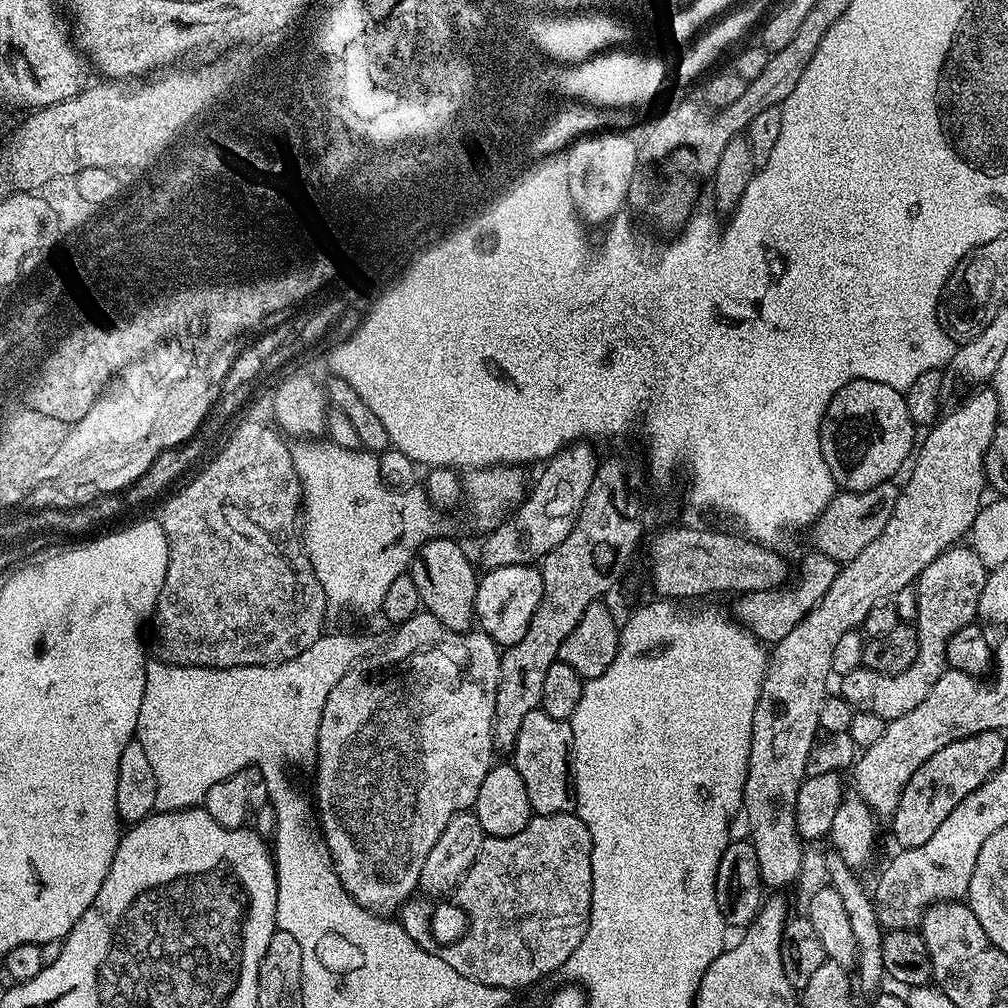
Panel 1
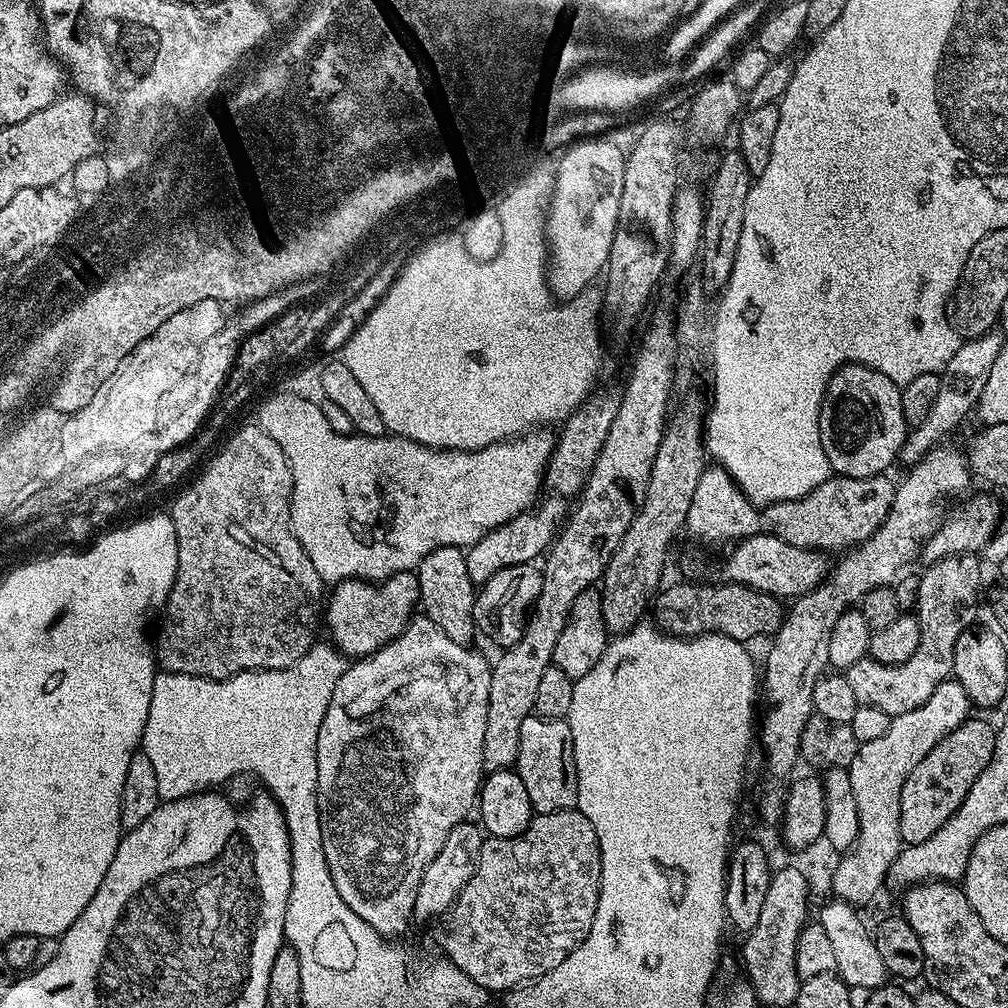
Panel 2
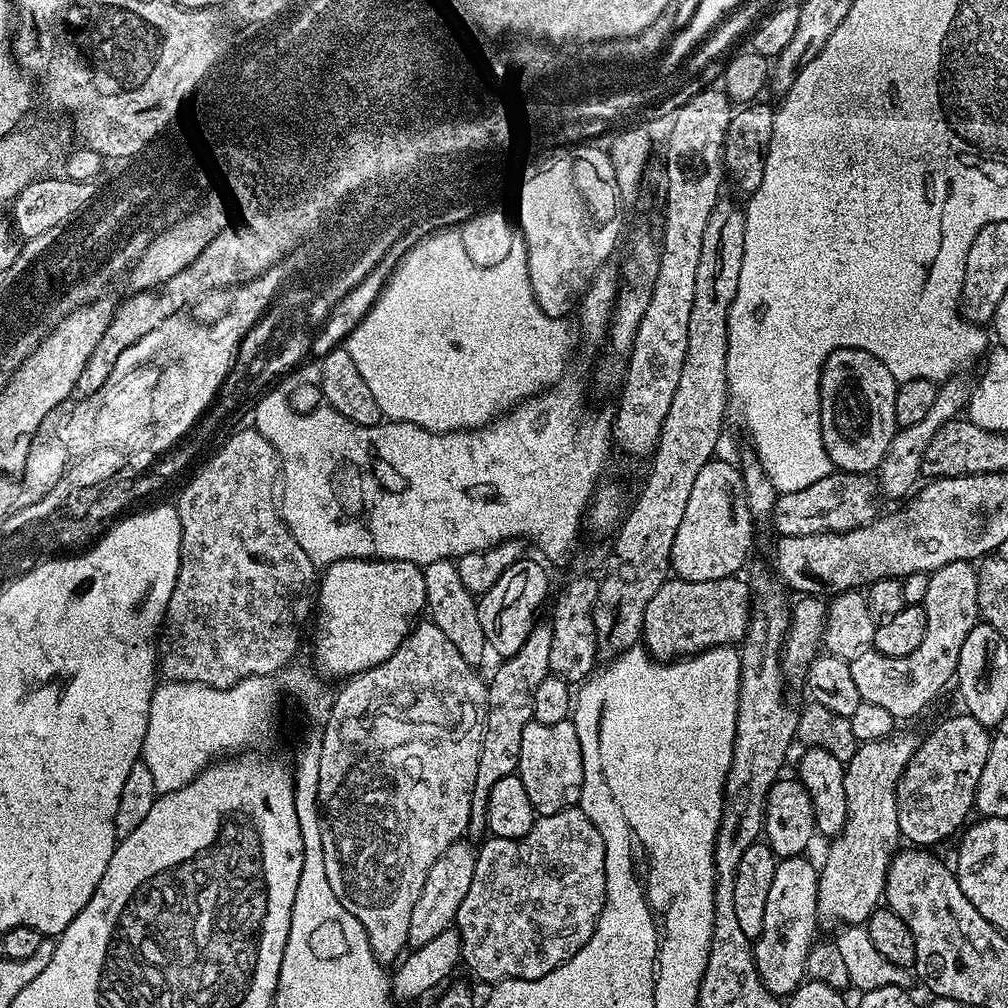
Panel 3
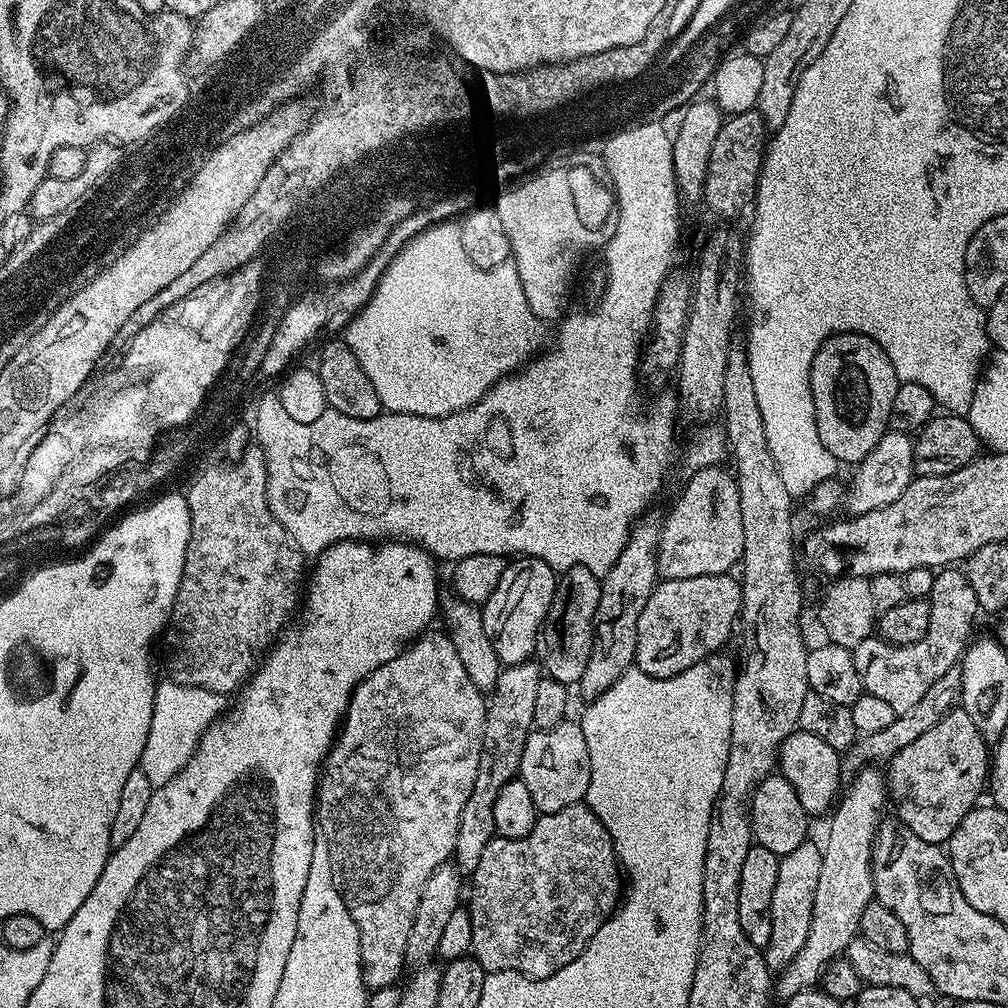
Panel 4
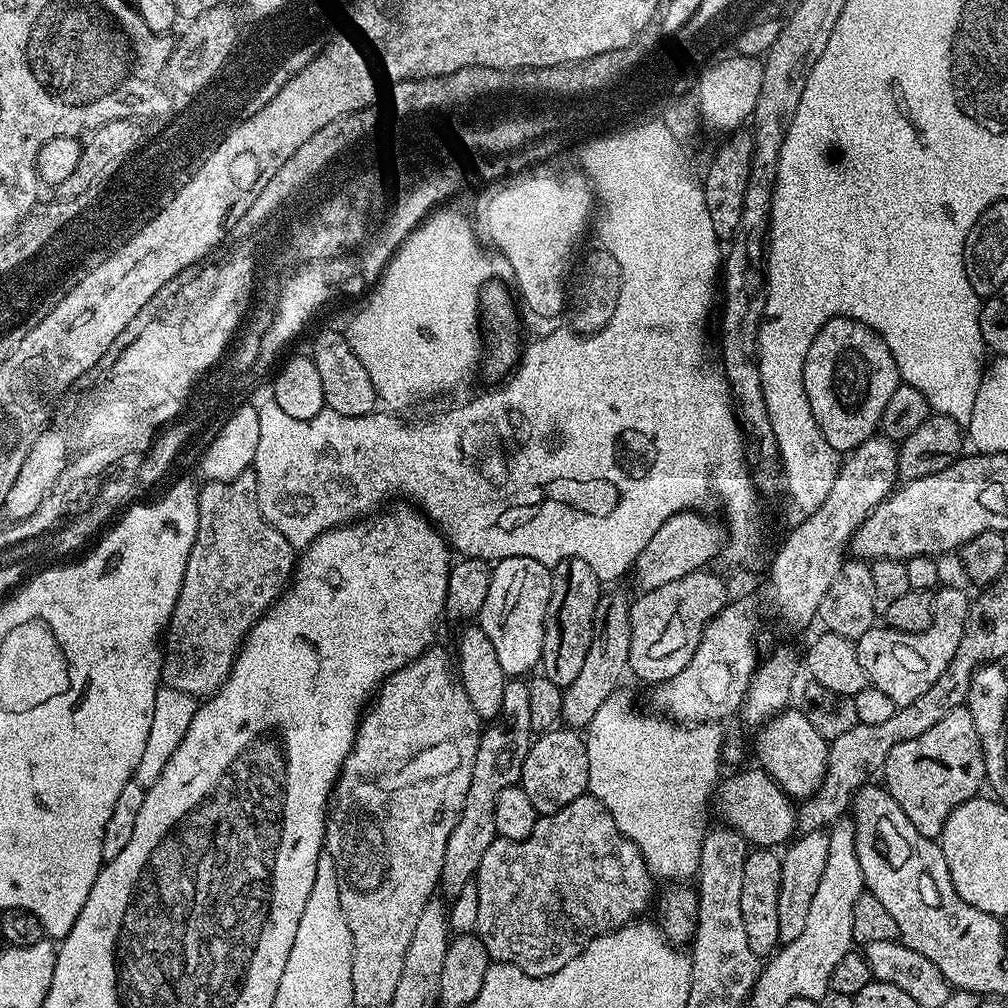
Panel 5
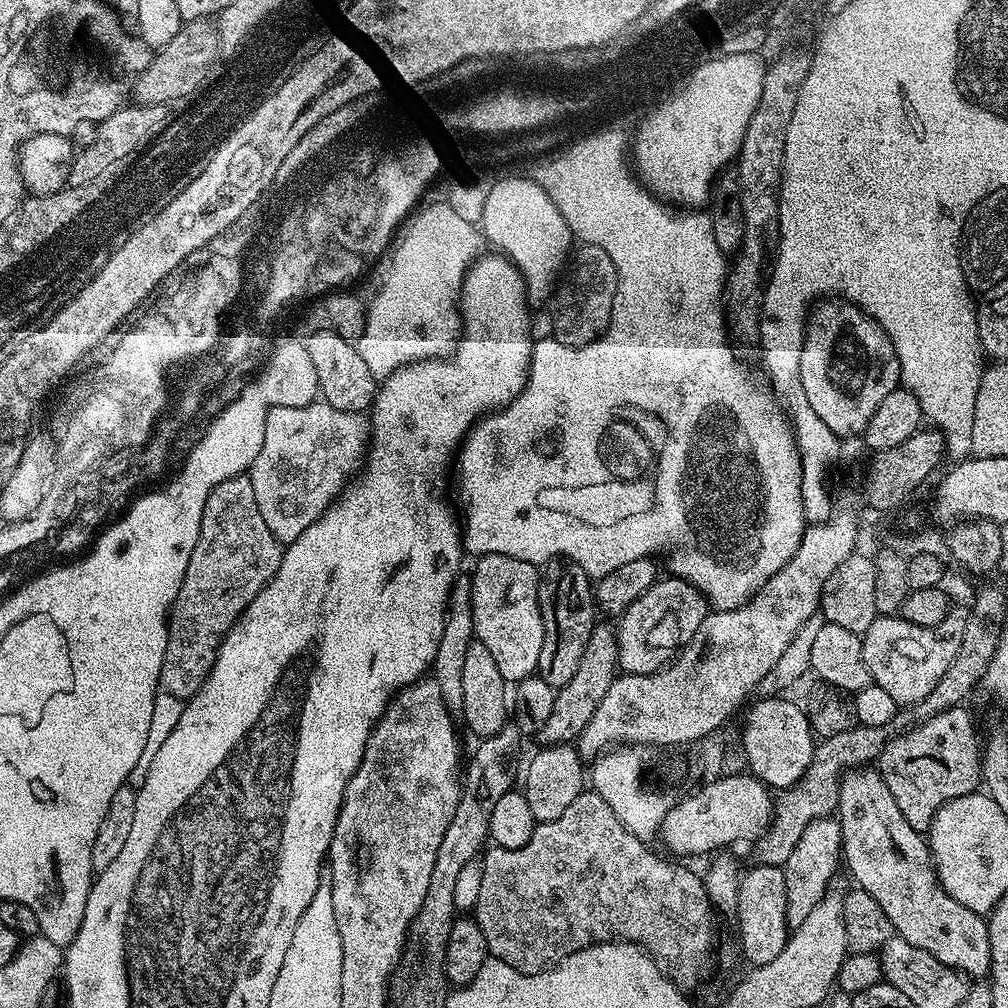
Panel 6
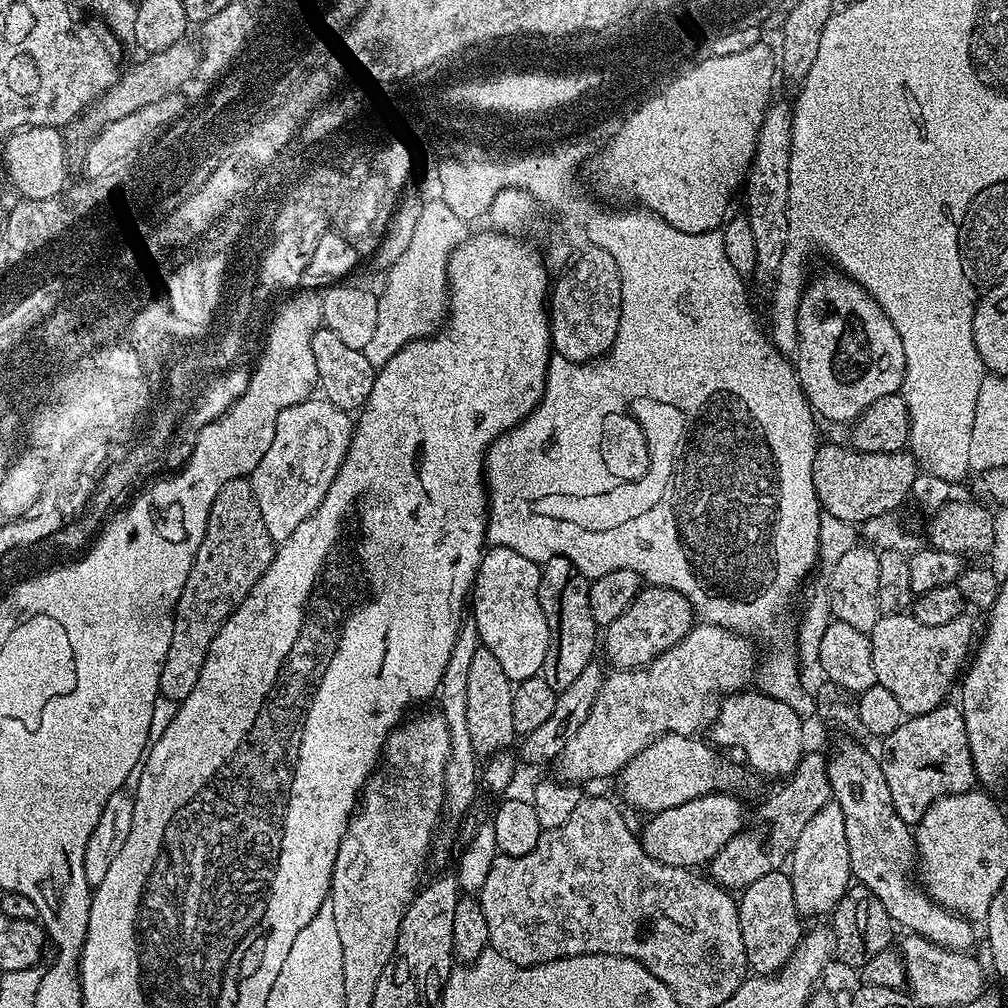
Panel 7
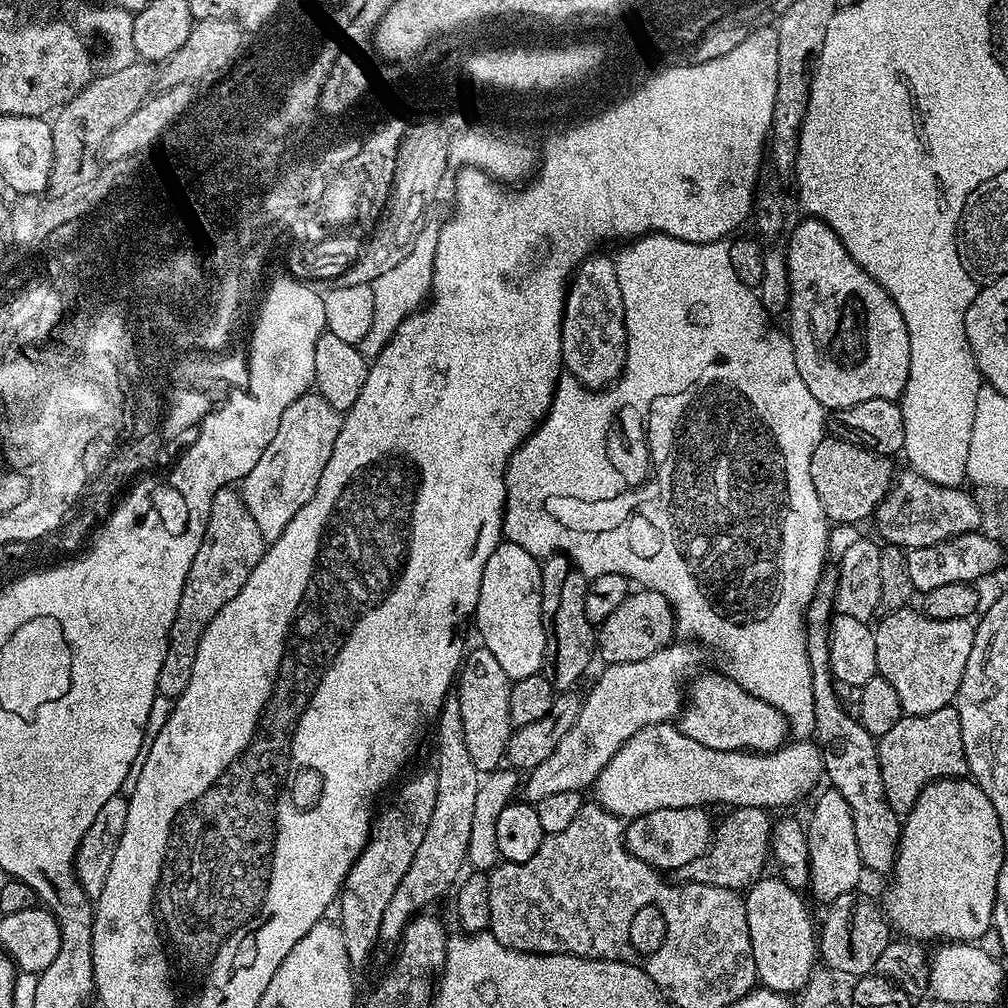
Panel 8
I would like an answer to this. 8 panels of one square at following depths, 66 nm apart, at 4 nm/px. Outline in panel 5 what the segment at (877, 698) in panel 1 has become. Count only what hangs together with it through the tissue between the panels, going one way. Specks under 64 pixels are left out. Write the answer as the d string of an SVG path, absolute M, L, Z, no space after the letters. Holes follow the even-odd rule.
M937 587L934 592L934 622L930 630L922 630L922 634L906 634L887 626L874 626L855 641L858 663L862 670L866 670L869 685L882 690L882 694L887 694L890 702L898 706L914 702L914 698L926 694L926 690L942 678L946 666L950 666L950 658L954 658L954 650L958 650L958 642L962 642L970 596L960 588L944 587Z

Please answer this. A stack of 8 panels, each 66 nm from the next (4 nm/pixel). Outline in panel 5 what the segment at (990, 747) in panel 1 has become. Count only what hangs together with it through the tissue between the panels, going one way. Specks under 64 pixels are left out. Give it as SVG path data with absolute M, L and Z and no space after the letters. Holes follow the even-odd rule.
M967 707L955 708L938 722L938 726L930 726L926 734L918 734L918 738L910 738L910 742L898 742L894 750L886 758L882 769L883 787L902 806L902 814L914 822L914 830L918 834L939 837L940 831L944 829L944 823L949 814L959 806L965 804L973 796L977 795L985 787L984 763L982 762L982 746L978 742L978 733L974 730L974 721L971 720Z

